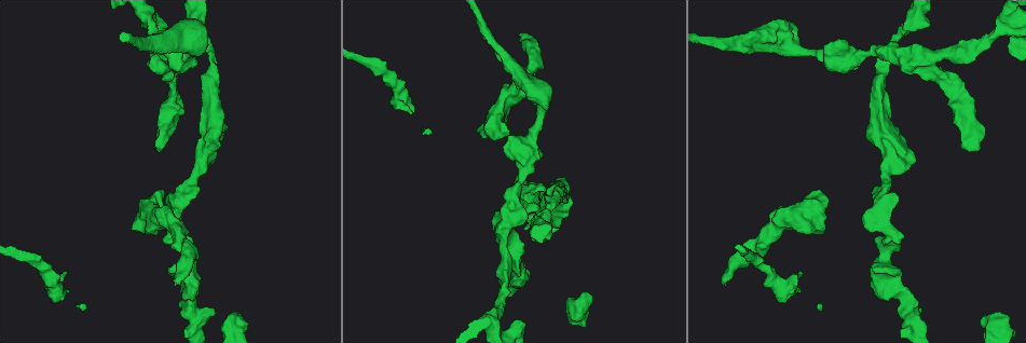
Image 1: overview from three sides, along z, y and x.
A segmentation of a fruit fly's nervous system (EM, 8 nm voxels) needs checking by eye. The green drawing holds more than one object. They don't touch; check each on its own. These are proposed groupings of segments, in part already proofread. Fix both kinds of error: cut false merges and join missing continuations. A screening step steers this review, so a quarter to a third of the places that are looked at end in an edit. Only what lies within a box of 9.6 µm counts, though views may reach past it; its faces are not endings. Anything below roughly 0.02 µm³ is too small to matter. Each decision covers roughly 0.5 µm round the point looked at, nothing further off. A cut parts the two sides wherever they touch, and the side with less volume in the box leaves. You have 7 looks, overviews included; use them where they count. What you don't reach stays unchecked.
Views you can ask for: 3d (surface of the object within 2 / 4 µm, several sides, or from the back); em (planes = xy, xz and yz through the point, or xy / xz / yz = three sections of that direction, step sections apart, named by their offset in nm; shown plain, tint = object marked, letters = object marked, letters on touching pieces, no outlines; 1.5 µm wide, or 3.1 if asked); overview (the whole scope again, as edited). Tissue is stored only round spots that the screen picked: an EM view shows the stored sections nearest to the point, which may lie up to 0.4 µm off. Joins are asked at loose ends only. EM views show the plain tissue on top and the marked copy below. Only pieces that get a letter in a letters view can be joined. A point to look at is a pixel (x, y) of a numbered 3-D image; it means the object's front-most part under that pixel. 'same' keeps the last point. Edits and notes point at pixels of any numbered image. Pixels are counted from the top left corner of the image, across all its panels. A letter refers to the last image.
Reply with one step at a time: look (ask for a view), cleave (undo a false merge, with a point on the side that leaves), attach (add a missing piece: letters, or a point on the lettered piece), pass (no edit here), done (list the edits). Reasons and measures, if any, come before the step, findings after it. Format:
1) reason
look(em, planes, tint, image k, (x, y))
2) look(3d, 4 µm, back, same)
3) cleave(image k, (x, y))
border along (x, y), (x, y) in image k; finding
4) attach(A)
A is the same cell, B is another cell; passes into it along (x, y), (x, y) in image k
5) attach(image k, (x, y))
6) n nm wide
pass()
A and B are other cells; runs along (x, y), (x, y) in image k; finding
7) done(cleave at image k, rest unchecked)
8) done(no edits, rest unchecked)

branch stops here
look(em, planes, letters, image 1, (175, 282))

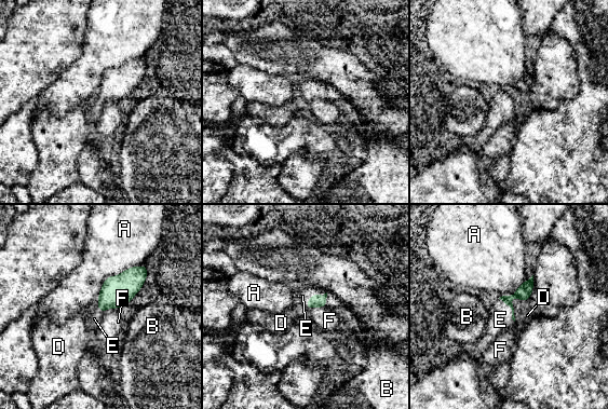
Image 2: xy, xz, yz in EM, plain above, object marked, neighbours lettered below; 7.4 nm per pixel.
attach(E)
E is the same cell, A, B, D and F are other cells; passes into it along (315, 300), (313, 294), (302, 296) in image 2; it goes on there

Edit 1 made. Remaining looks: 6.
branch stops here
look(em, yz, step 4, tint, image 1, (978, 149))

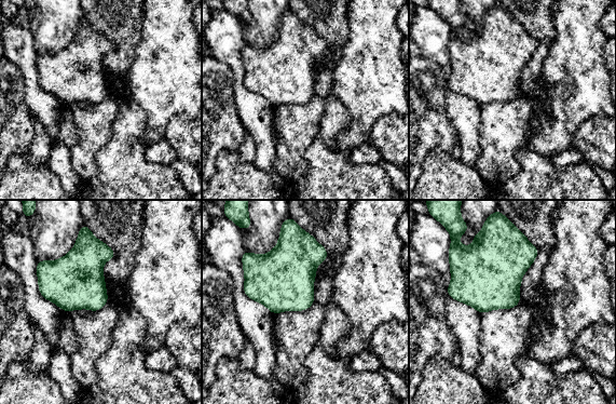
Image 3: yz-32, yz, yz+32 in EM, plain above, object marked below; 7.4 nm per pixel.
cut it another way
look(em, planes, letters, same)

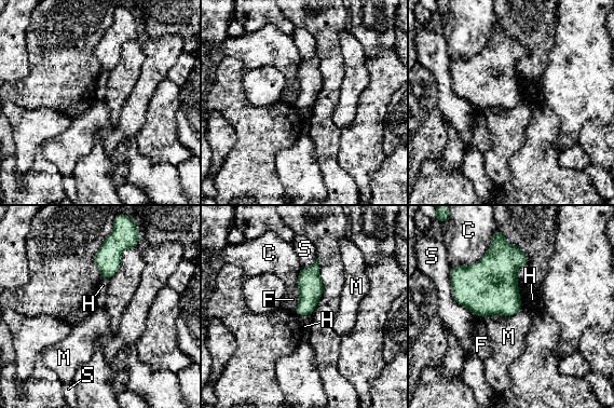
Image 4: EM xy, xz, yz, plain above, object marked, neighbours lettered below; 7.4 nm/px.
pass()
C, F, H, M and S are other cells; border along (520, 307), (508, 317) in image 4; none of them fits

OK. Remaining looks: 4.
look(em, planes, tint, image 1, (201, 45))

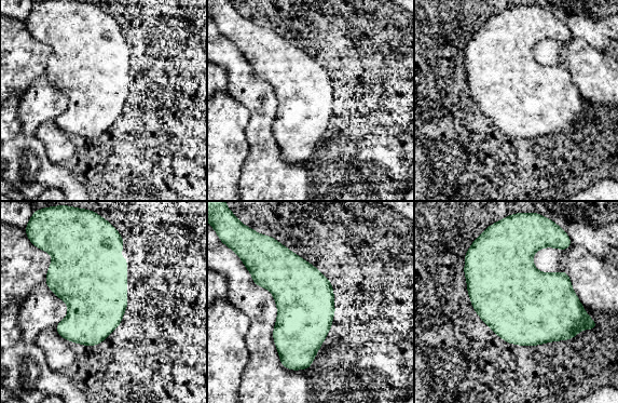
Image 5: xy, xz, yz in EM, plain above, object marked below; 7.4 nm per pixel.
see the neighbours
look(em, planes, letters, same)

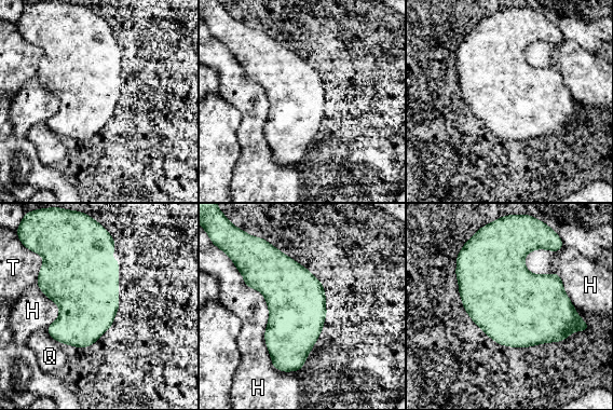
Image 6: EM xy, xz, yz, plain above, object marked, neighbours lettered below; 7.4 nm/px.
pass()
H, Q and T are other cells; border along (237, 269), (296, 372) in image 6; one neuron here

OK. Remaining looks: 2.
done(attach at image 2, rest unchecked)

